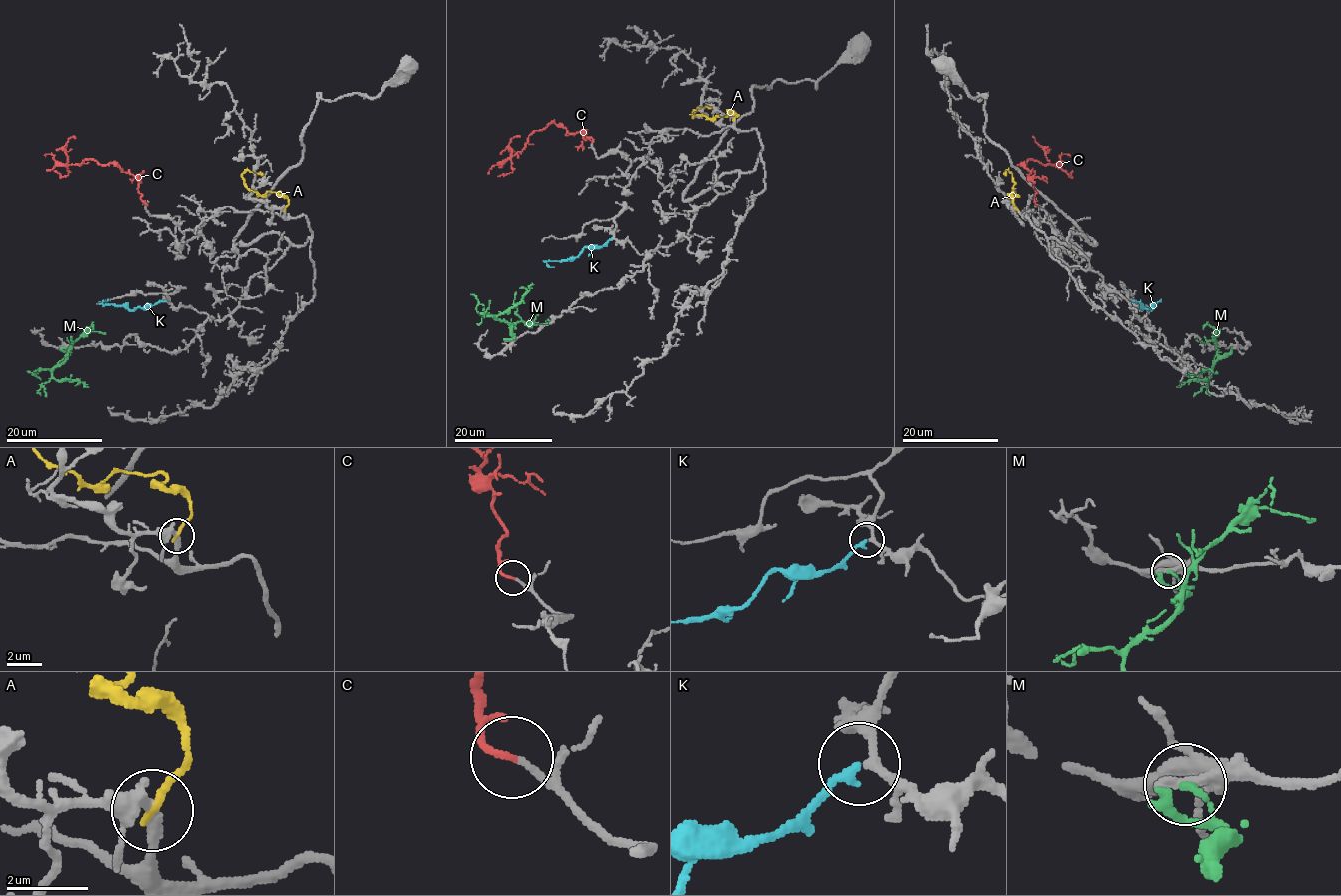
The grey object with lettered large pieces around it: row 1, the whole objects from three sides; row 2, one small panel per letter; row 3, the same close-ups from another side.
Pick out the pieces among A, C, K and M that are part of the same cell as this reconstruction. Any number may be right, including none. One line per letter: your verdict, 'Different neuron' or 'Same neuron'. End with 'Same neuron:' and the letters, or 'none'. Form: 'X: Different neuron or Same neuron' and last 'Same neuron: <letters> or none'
A: Different neuron
C: Same neuron
K: Same neuron
M: Different neuron
Same neuron: C, K

